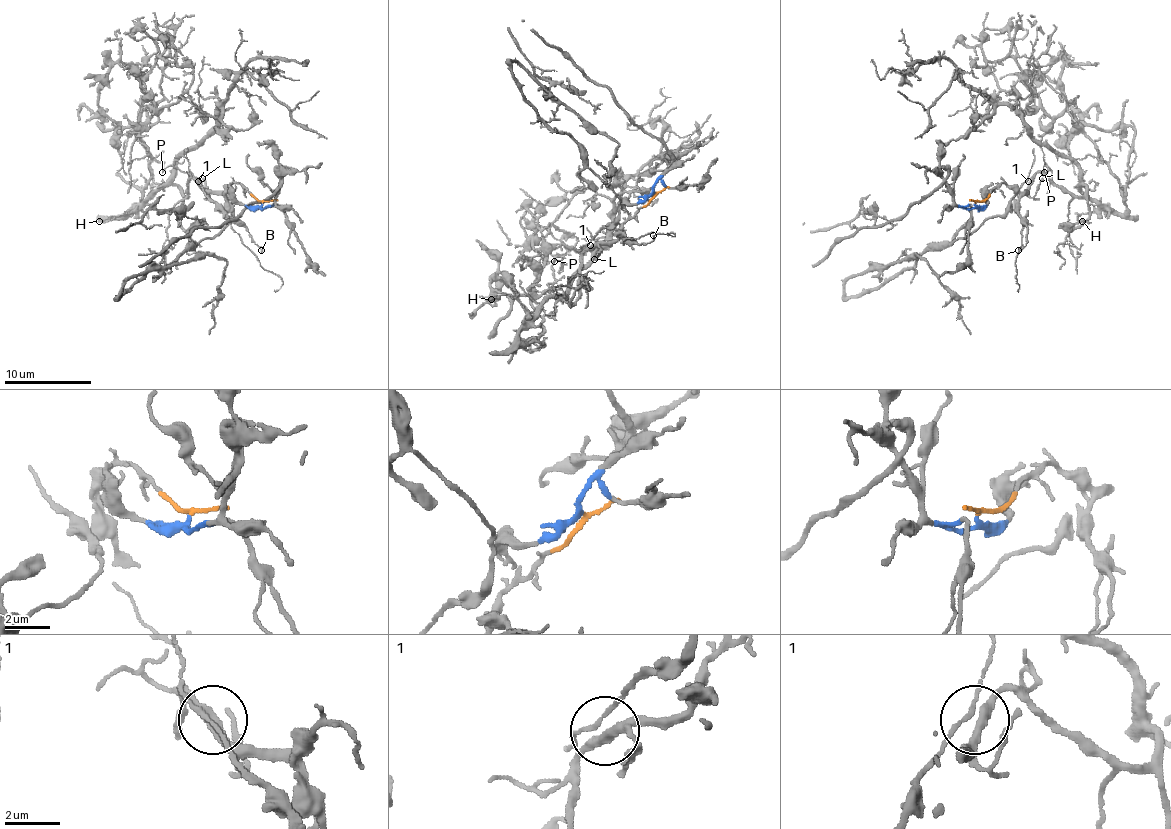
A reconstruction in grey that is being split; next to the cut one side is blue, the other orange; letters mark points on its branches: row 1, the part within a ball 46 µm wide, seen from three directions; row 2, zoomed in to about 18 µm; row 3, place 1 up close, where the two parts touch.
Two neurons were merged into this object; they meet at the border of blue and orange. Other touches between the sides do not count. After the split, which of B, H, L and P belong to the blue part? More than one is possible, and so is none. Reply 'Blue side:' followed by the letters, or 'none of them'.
Blue side: none of them

